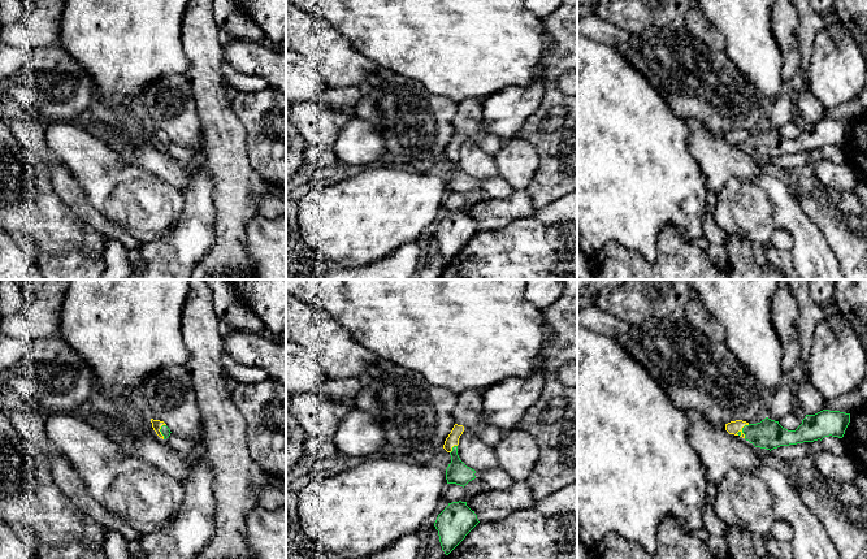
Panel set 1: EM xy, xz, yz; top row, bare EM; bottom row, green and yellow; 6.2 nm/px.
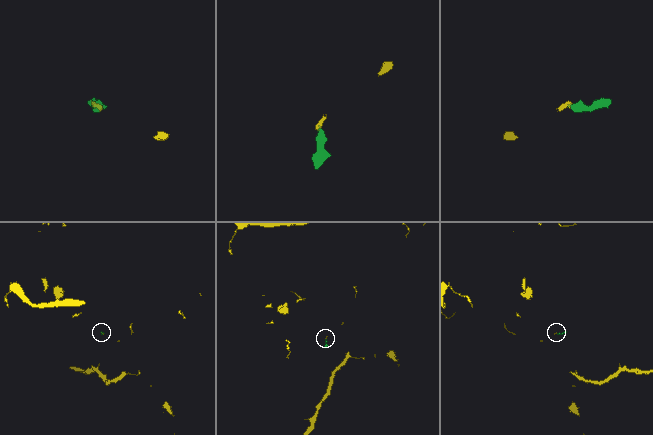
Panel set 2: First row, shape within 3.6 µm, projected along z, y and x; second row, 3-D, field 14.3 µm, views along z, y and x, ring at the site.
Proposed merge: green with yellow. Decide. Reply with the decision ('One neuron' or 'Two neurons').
One neuron

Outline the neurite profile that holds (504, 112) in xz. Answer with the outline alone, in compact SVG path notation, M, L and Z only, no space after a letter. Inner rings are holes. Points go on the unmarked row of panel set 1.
M542 79L529 86L512 86L489 95L482 101L482 121L503 142L517 136L524 122L539 108L545 95Z

